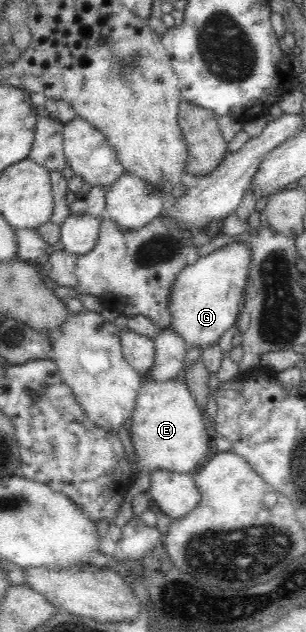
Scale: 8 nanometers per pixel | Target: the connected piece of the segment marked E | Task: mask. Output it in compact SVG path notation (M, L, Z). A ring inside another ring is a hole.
M145 377L136 398L133 422L129 428L141 472L124 496L132 500L136 494L146 492L150 476L156 470L188 474L196 471L200 460L208 452L204 420L201 408L197 406L192 391L182 377L165 381Z

